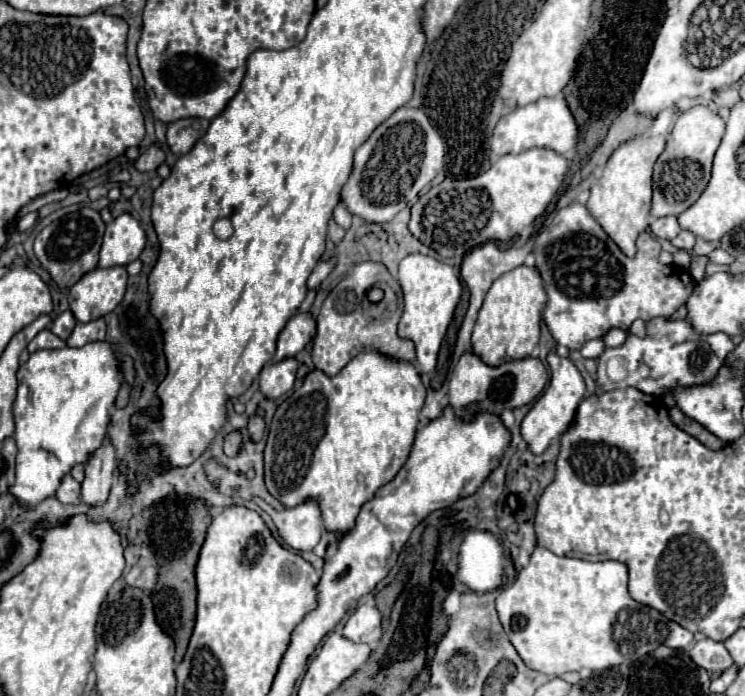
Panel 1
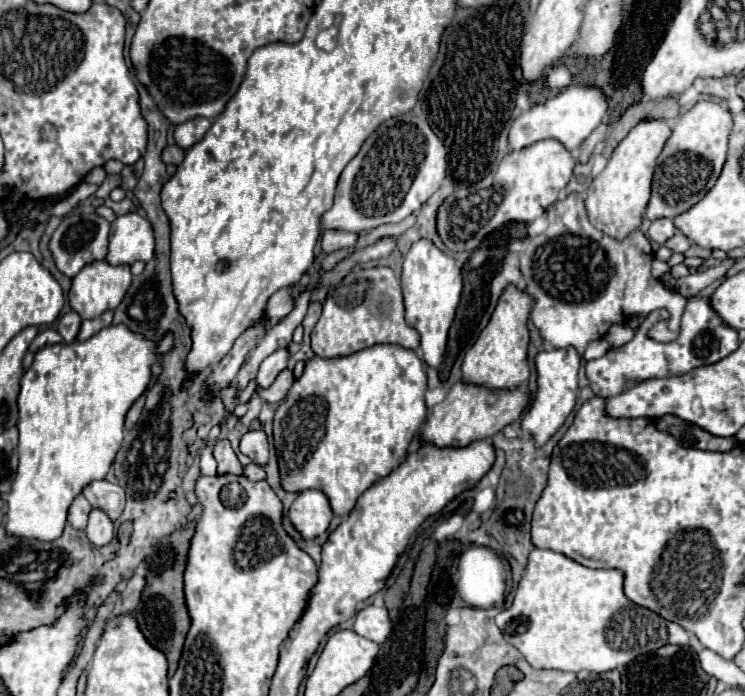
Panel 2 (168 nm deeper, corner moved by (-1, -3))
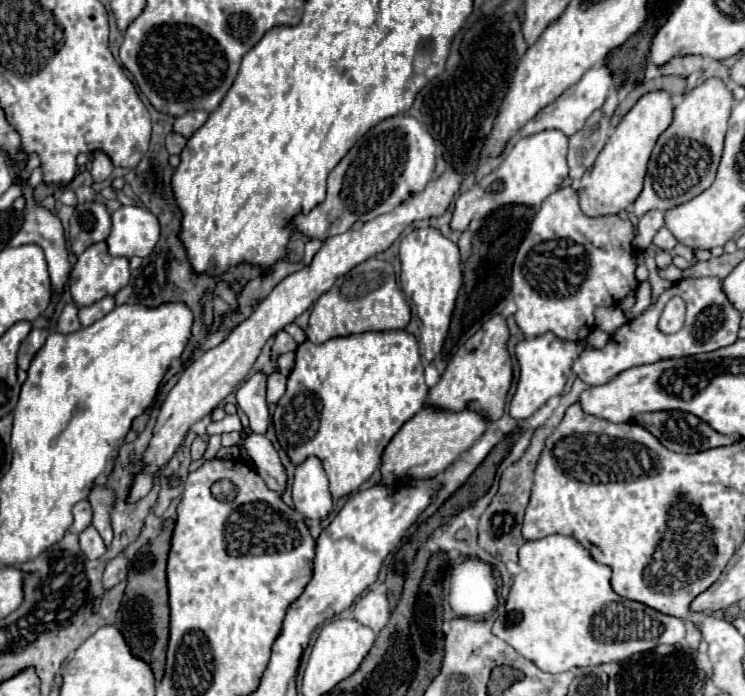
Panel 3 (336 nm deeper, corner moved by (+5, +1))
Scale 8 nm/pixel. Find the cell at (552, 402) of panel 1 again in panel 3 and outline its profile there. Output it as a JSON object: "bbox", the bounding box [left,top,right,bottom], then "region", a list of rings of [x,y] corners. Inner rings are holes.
{"bbox":[509,332,583,420],"region":[[[545,332],[535,338],[525,338],[515,346],[515,356],[519,362],[519,380],[517,390],[509,404],[509,414],[515,420],[531,418],[551,396],[559,396],[565,388],[565,382],[571,372],[571,364],[577,360],[577,356],[583,352],[581,342],[569,342],[553,336],[553,332]]]}

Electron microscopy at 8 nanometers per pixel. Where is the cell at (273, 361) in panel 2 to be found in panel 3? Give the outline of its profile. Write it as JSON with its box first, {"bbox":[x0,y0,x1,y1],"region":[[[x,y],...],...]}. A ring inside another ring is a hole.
{"bbox":[237,372,269,434],"region":[[[261,372],[251,376],[247,384],[237,390],[237,404],[249,418],[249,428],[255,434],[265,434],[269,426],[269,410],[265,400],[265,384],[267,376]]]}

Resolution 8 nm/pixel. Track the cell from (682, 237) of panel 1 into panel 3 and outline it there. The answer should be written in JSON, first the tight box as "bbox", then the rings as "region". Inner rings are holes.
{"bbox":[653,228,677,252],"region":[[[661,228],[661,230],[655,234],[653,244],[655,244],[655,246],[659,246],[661,250],[667,250],[667,252],[669,252],[669,250],[677,244],[677,240],[675,240],[675,236],[673,236],[667,228]]]}

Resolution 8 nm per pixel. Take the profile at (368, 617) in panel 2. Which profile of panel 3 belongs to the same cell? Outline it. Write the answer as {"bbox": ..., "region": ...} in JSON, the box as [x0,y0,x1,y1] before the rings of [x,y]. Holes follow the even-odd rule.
{"bbox":[353,590,391,632],"region":[[[371,590],[369,594],[361,596],[361,600],[355,604],[353,614],[361,624],[369,626],[373,632],[379,632],[387,624],[391,614],[387,594]]]}

